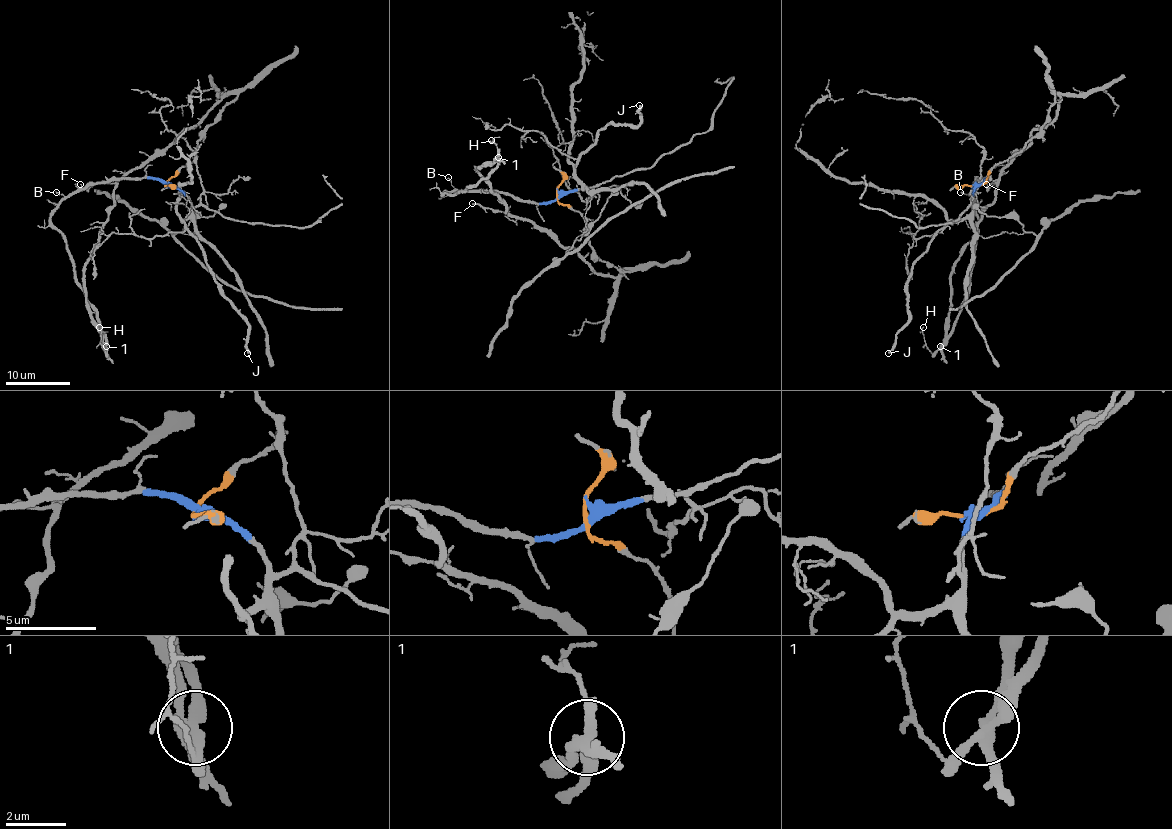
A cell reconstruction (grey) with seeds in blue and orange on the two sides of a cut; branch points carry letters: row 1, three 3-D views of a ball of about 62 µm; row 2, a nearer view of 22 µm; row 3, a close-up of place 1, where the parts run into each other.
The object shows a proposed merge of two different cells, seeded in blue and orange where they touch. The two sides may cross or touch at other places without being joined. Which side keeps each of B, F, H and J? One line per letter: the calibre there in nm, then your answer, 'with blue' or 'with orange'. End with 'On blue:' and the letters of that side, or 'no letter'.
B: 100 nm | with blue
F: 90 nm | with orange
H: 70 nm | with blue
J: 320 nm | with blue
On blue: B, H, J

